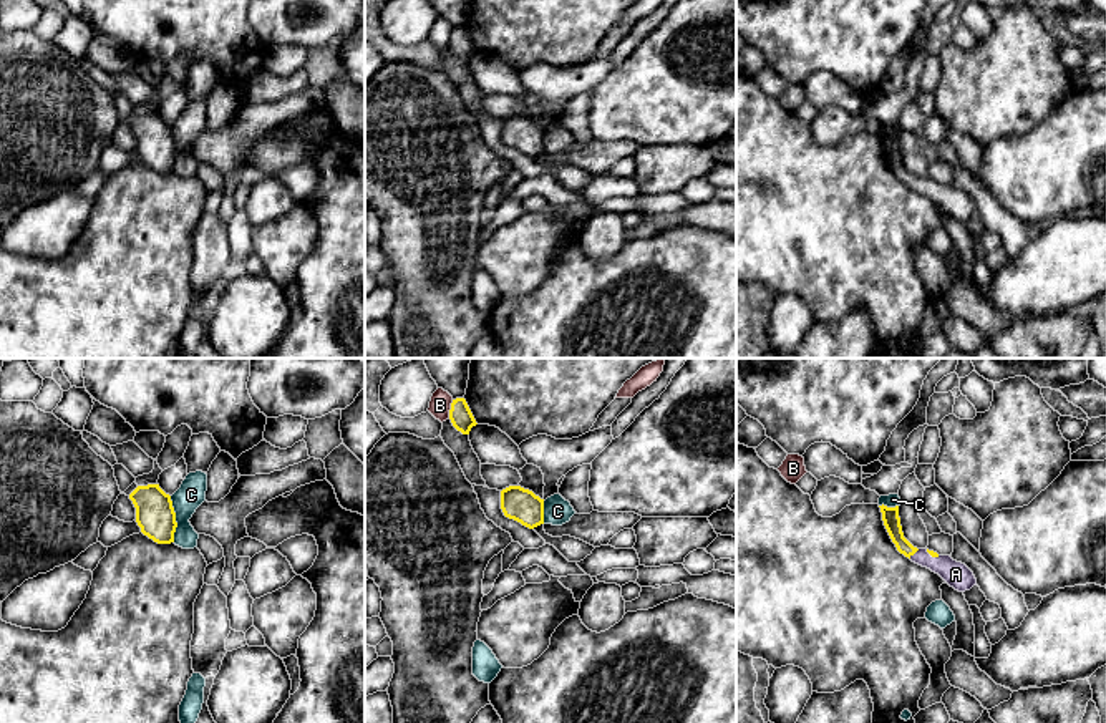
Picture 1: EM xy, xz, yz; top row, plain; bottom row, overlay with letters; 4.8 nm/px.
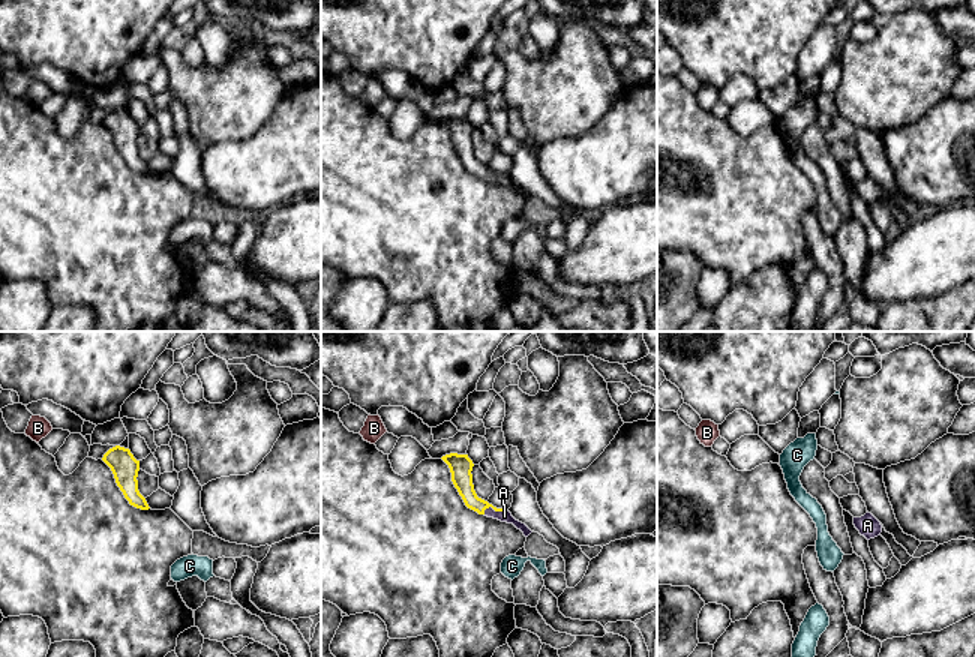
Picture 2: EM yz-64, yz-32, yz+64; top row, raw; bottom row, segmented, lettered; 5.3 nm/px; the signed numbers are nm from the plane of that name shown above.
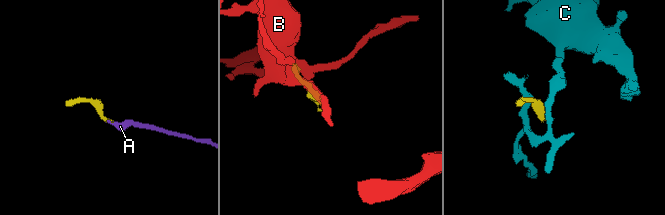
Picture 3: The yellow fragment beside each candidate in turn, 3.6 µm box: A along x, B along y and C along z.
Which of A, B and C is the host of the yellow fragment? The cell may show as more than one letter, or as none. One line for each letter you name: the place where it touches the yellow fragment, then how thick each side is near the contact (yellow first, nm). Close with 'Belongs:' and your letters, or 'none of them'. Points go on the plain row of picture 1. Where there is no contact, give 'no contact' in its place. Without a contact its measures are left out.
A: yz (914, 181) | 80/120 nm
Belongs: A

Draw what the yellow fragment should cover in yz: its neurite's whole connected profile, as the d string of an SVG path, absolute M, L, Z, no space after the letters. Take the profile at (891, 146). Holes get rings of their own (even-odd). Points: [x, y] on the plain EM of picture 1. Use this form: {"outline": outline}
{"outline": "M882 133L879 136L884 154L900 182L909 186L912 191L939 202L950 216L958 221L970 219L973 214L977 214L973 201L965 192L953 189L950 184L939 184L929 177L917 177L904 166L899 134L887 136Z"}

